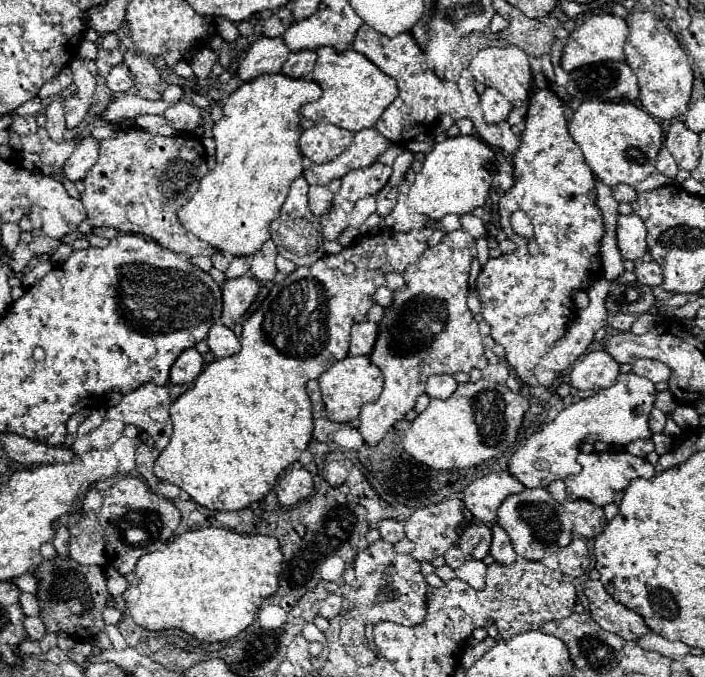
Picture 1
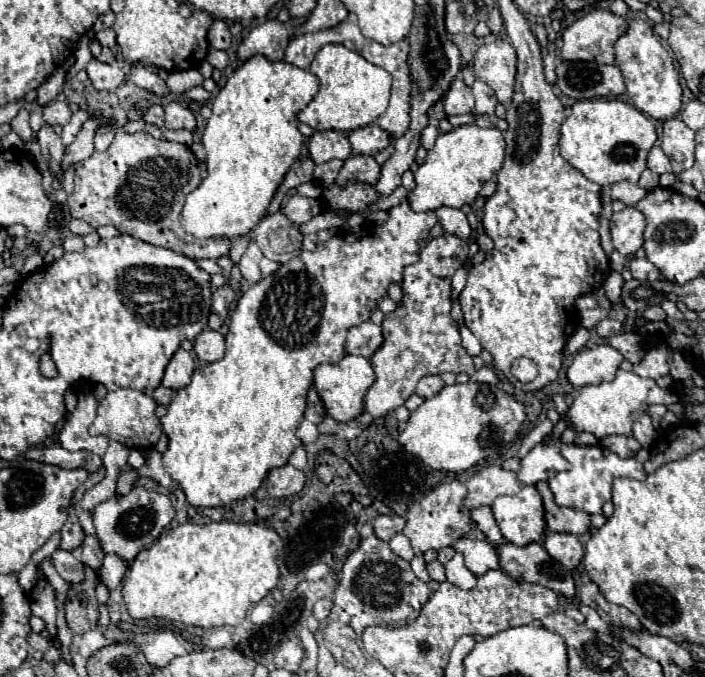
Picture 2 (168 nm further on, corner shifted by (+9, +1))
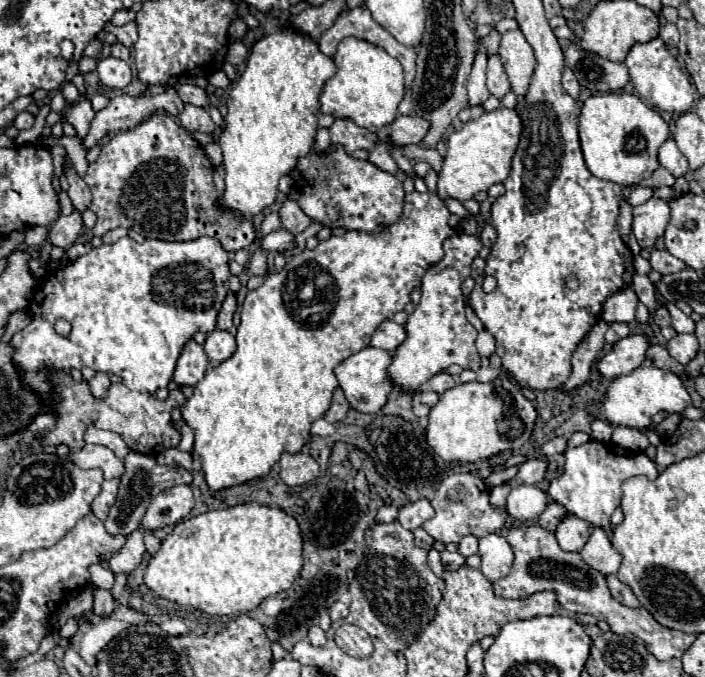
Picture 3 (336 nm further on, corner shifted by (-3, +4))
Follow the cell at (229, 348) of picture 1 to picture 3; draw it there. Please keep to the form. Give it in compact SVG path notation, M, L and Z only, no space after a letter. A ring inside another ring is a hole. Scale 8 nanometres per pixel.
M214 329L212 333L208 333L206 343L204 343L204 351L208 355L208 359L222 363L228 357L232 357L232 353L236 351L236 339L232 333L222 331L222 329Z

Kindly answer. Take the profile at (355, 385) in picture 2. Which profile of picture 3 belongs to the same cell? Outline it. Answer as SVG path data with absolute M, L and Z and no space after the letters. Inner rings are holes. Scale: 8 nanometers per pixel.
M366 347L362 351L354 353L352 357L348 357L346 361L342 361L334 369L334 373L338 377L338 383L344 389L348 403L354 409L358 409L360 413L378 413L386 405L388 395L394 389L394 383L388 377L390 363L392 363L392 353L388 353L384 349L376 349L376 347Z

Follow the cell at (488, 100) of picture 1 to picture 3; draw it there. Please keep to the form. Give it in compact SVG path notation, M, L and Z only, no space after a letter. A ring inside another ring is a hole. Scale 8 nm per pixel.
M496 55L488 57L488 89L492 95L496 95L498 99L502 99L508 91L510 91L510 83L508 83L508 75L504 71L504 65Z

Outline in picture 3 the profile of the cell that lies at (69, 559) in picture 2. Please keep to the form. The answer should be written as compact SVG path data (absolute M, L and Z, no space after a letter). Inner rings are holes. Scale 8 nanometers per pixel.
M98 563L90 567L90 575L92 575L92 585L94 585L94 587L100 587L100 589L112 589L114 579L116 579L112 571L104 569L104 567L98 565Z

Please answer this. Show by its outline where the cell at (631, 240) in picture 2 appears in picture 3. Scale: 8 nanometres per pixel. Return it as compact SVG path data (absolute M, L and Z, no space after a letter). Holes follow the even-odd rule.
M652 197L646 203L634 207L632 231L642 249L654 247L656 239L664 235L668 219L670 219L670 207L666 201L658 197Z

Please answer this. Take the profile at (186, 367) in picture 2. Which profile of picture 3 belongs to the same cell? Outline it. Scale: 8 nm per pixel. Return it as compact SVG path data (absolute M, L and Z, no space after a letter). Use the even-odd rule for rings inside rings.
M194 339L188 341L188 345L184 345L176 369L174 369L174 377L172 381L180 387L194 387L206 373L208 367L208 359L206 353L202 349L202 345L198 345Z

